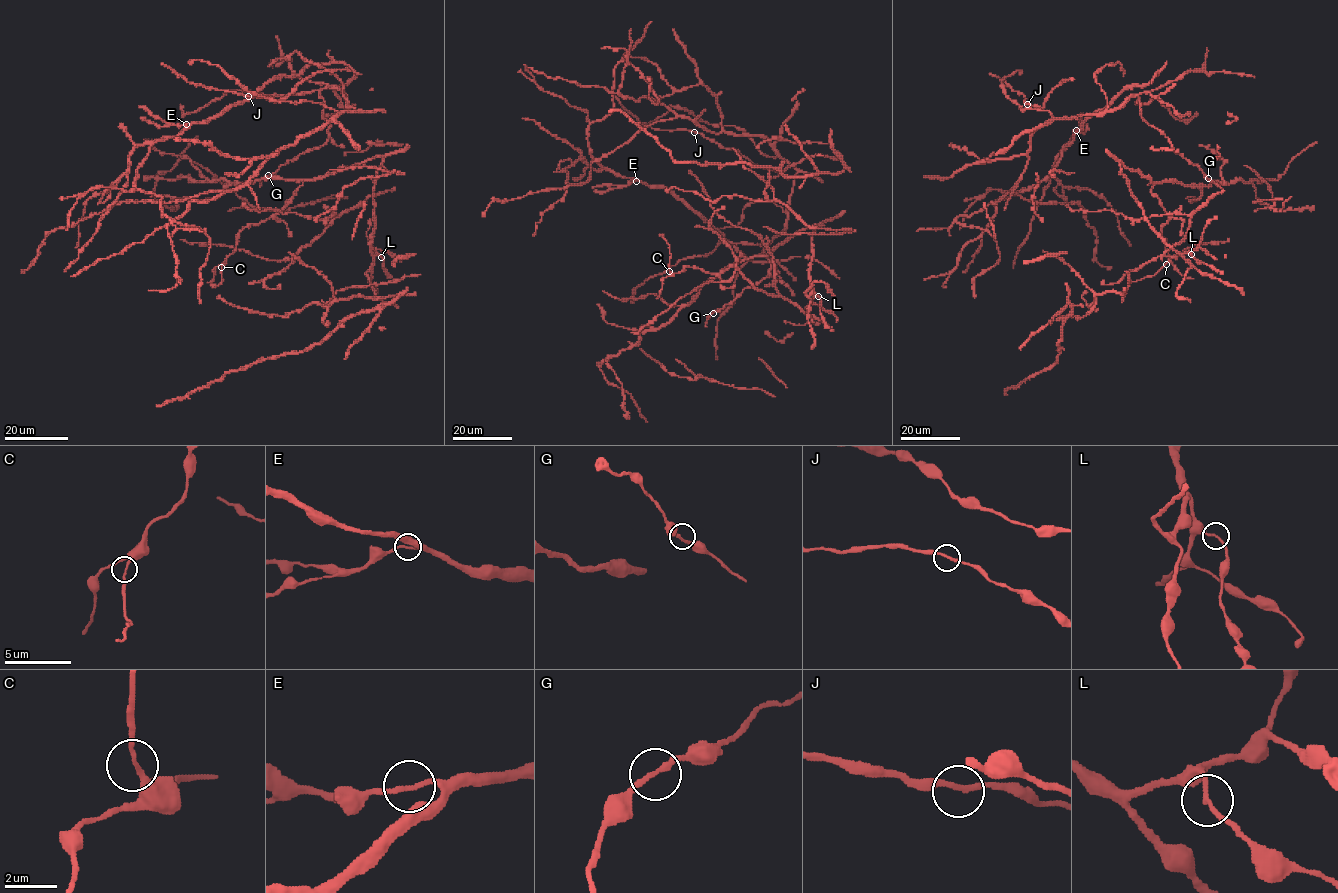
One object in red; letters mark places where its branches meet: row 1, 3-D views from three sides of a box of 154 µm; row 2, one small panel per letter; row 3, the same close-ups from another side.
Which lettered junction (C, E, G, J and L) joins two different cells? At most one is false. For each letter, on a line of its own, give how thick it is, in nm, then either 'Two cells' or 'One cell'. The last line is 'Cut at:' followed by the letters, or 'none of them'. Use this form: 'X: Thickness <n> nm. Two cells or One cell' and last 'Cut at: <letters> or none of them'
C: Thickness 150 nm. One cell
E: Thickness 180 nm. One cell
G: Thickness 200 nm. One cell
J: Thickness 190 nm. One cell
L: Thickness 160 nm. One cell
Cut at: none of them

